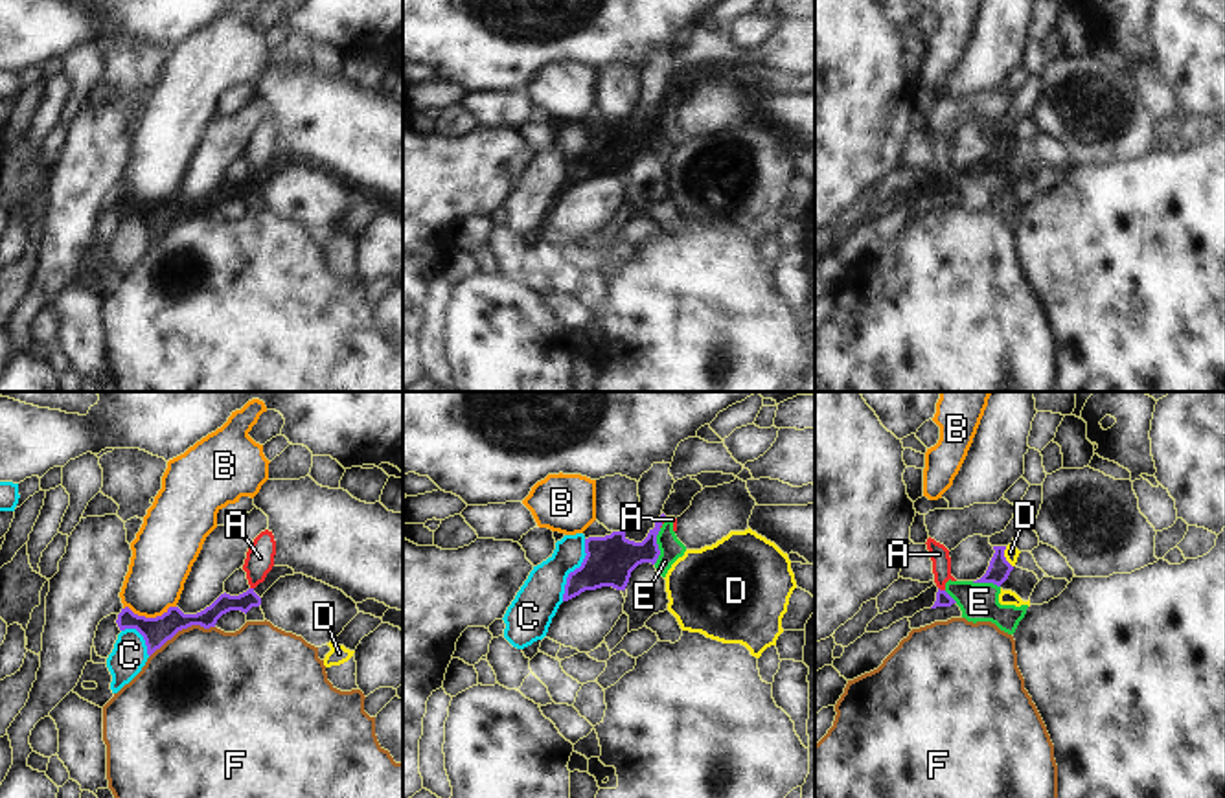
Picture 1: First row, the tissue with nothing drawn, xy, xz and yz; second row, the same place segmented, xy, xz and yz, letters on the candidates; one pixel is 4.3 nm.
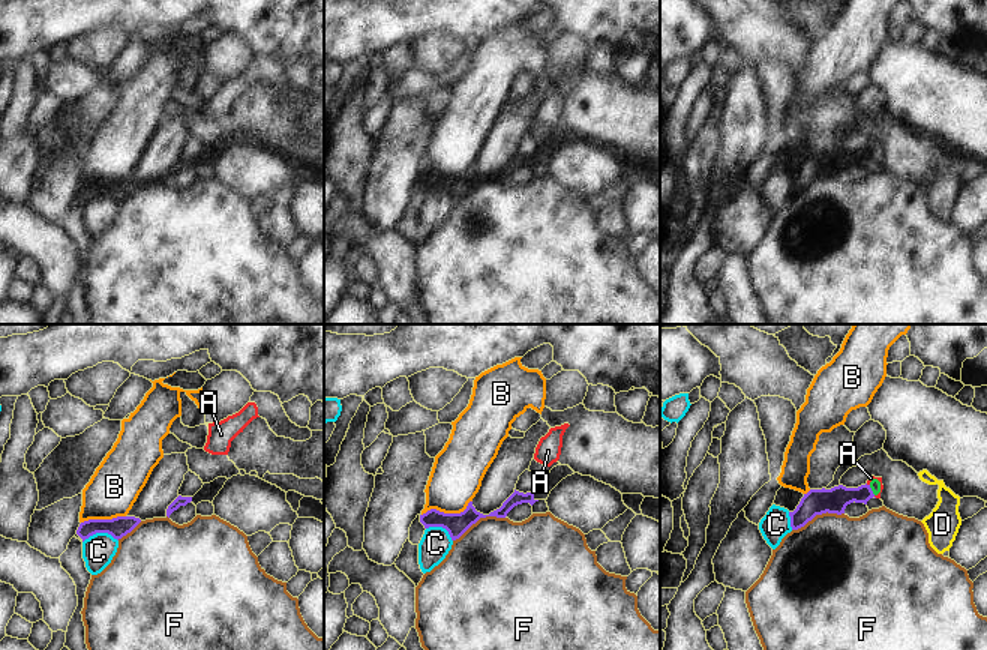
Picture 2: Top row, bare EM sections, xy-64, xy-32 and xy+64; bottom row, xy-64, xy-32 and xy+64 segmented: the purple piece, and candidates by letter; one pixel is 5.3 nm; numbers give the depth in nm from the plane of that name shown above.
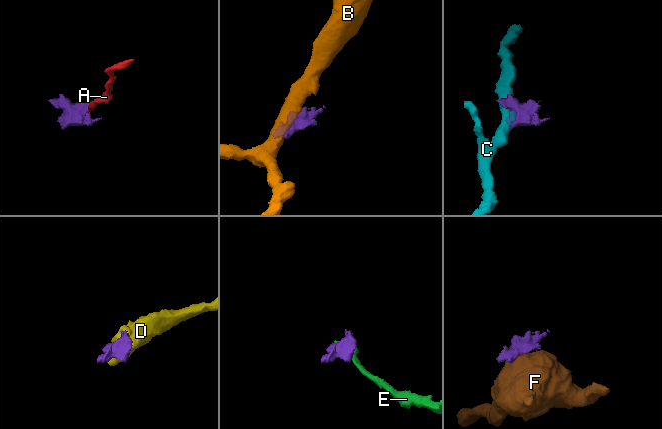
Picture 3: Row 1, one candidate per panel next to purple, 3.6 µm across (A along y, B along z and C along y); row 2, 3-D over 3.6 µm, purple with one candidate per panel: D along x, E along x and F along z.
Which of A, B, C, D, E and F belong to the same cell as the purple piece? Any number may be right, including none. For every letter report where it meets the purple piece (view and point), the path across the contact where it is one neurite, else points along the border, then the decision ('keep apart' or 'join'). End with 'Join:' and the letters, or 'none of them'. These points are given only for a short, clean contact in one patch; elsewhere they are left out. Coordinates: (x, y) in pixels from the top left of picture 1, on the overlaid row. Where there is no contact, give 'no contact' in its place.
A: meets purple in yz at (942, 591); border along yz (938, 587), (944, 591); keep apart
B: meets purple in xy at (149, 618); border along xy (175, 605), (155, 616), (138, 616), (124, 607); keep apart
C: meets purple in xz at (576, 569); keep apart
D: meets purple in yz at (1005, 558); border along yz (1005, 547), (1005, 558), (1012, 567); keep apart
E: meets purple in xz at (657, 547); border along xz (661, 528), (657, 535), (659, 558), (653, 563); keep apart
F: meets purple in xy at (181, 629); keep apart
Join: none of them

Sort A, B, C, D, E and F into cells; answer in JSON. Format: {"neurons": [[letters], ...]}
{"neurons": [["A", "E"], ["B"], ["C"], ["D"], ["F"]]}

